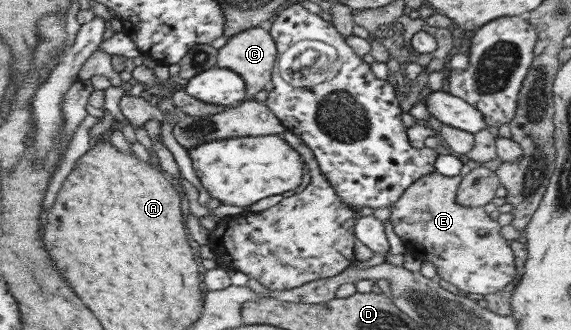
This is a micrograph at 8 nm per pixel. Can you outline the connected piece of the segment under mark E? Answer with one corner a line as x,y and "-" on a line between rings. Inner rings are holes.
439,172
424,177
422,180
411,184
400,202
395,202
388,209
391,210
392,231
402,240
406,248
415,253
422,261
431,262
435,267
437,276
446,281
454,290
465,293
493,294
511,284
517,278
517,270
513,265
513,252
509,247
506,237
501,236
501,225
496,220
491,220
483,211
483,208
472,209
457,204
457,192
463,176
443,176
-
479,230
485,230
486,235
479,236

